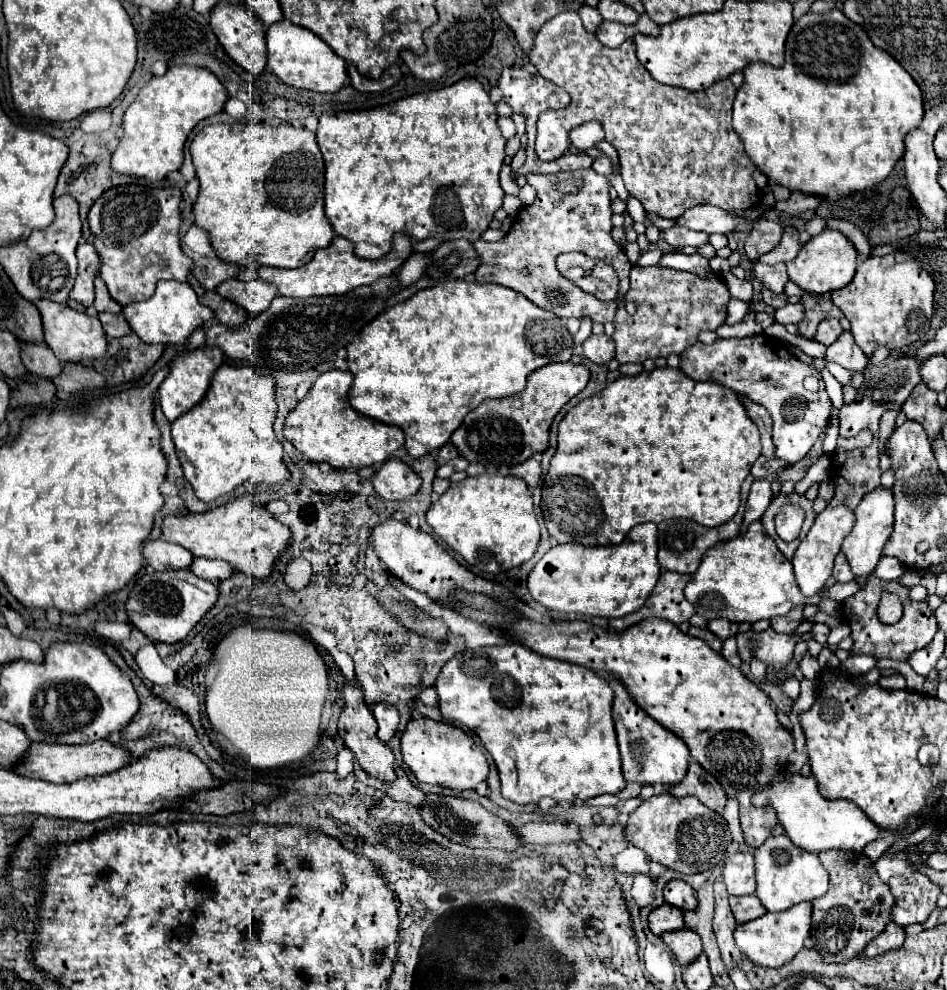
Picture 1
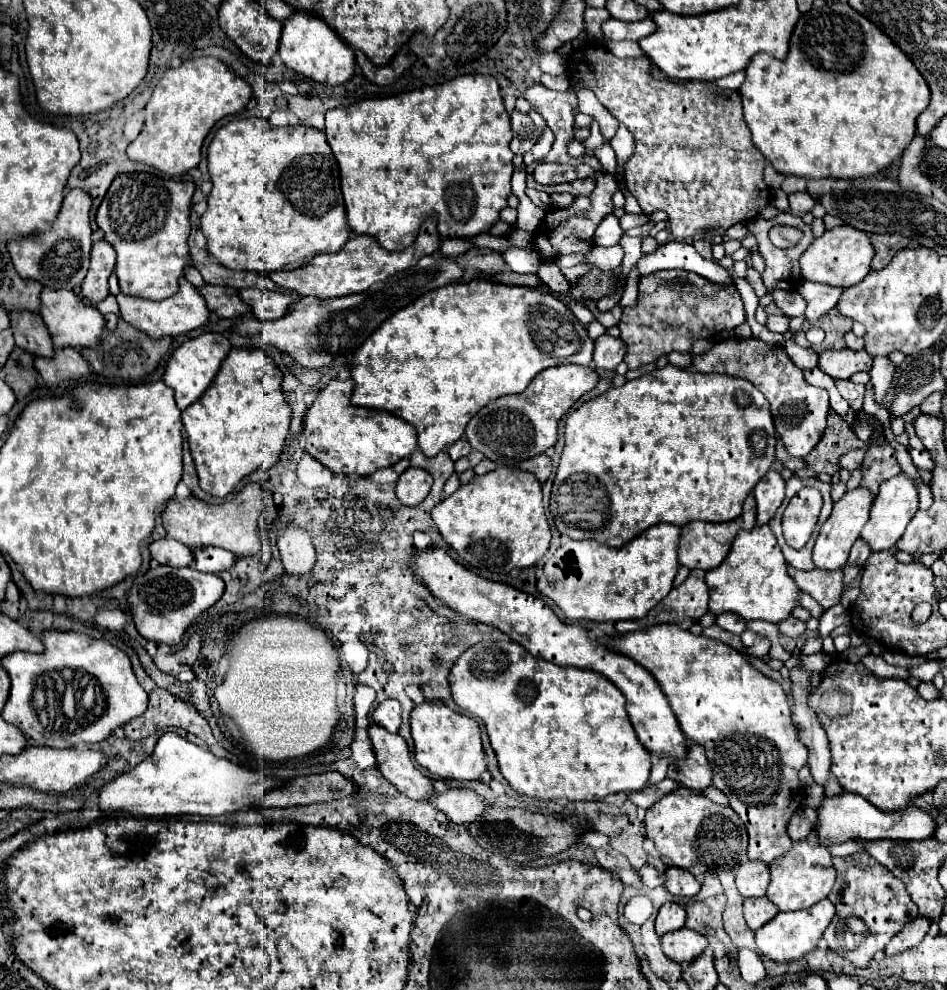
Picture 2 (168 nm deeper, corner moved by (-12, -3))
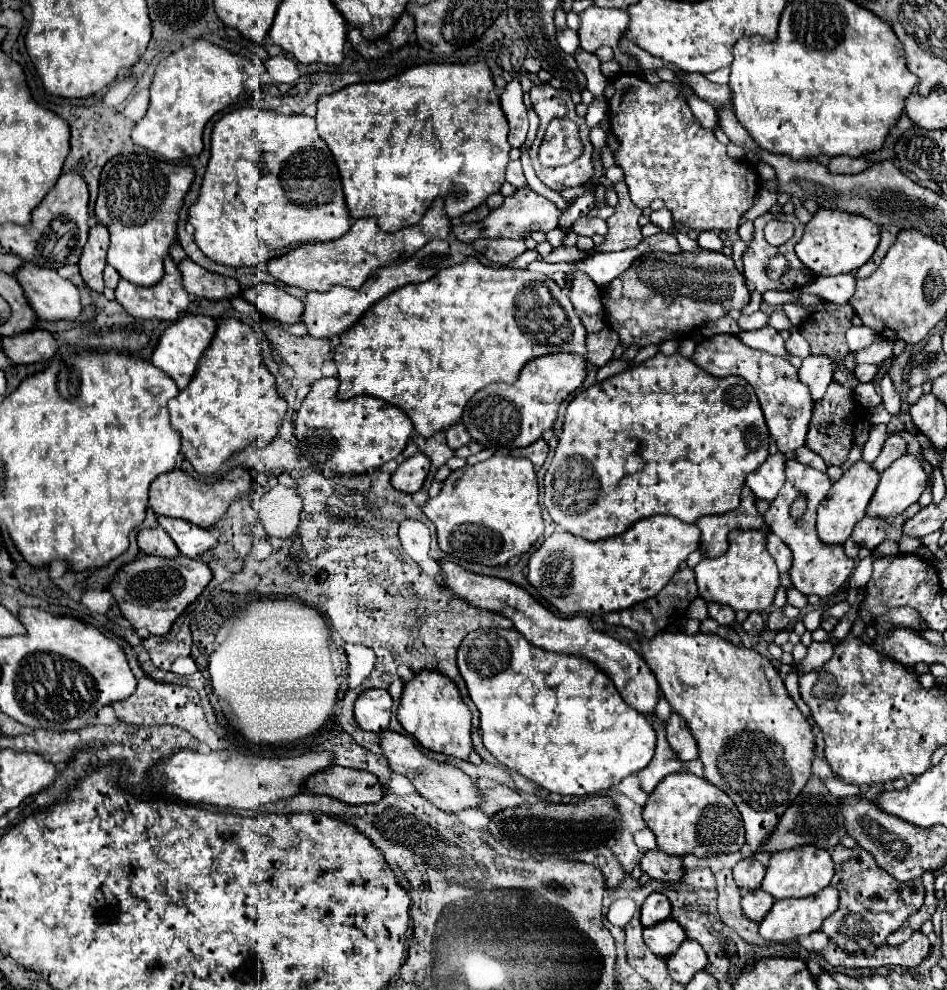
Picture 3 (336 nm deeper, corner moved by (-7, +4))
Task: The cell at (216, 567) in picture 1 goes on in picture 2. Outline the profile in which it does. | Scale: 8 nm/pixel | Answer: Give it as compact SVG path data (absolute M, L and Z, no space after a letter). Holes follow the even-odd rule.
M204 547L194 549L194 567L204 573L222 573L228 571L234 565L234 555L230 551L224 551L220 547Z

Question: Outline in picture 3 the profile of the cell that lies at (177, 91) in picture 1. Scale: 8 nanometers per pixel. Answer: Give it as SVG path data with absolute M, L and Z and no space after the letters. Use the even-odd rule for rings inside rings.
M197 40L157 64L151 82L151 104L133 128L133 142L167 160L197 156L203 150L203 128L219 110L245 100L259 88L259 74L249 58L231 54L207 40Z

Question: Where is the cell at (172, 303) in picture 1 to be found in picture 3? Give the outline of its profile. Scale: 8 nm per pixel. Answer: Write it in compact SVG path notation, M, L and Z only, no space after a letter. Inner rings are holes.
M171 256L165 258L165 274L163 278L159 280L159 284L153 284L153 286L147 286L147 288L141 288L137 284L131 284L127 280L121 280L119 286L115 288L115 300L135 318L157 318L157 320L167 320L167 322L173 322L179 318L179 314L183 310L187 310L187 306L191 304L189 300L189 294L185 292L185 288L181 286L181 274L177 270L177 264L171 260Z

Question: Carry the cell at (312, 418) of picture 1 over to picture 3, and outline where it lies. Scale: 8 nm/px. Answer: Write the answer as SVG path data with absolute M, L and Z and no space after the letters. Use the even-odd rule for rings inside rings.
M321 378L301 402L293 420L301 454L317 470L333 470L337 474L365 474L369 468L381 468L385 462L395 460L413 432L407 414L373 396L355 396L343 402L337 398L337 386L337 378Z

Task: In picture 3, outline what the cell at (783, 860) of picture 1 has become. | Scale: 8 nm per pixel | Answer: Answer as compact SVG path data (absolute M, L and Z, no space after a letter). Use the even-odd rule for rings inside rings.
M813 846L783 850L783 852L771 856L761 888L765 892L769 892L775 900L805 898L805 896L817 894L819 890L829 886L833 872L835 872L835 864L831 860L831 854L825 852L825 850L819 850L819 848L813 848Z

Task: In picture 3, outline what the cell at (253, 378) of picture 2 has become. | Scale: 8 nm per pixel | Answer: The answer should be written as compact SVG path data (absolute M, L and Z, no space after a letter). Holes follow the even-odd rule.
M235 318L219 320L191 384L169 400L169 418L181 436L181 452L203 476L219 472L229 456L253 442L265 448L275 438L285 410L287 402L279 396L275 378L263 364L255 330Z

